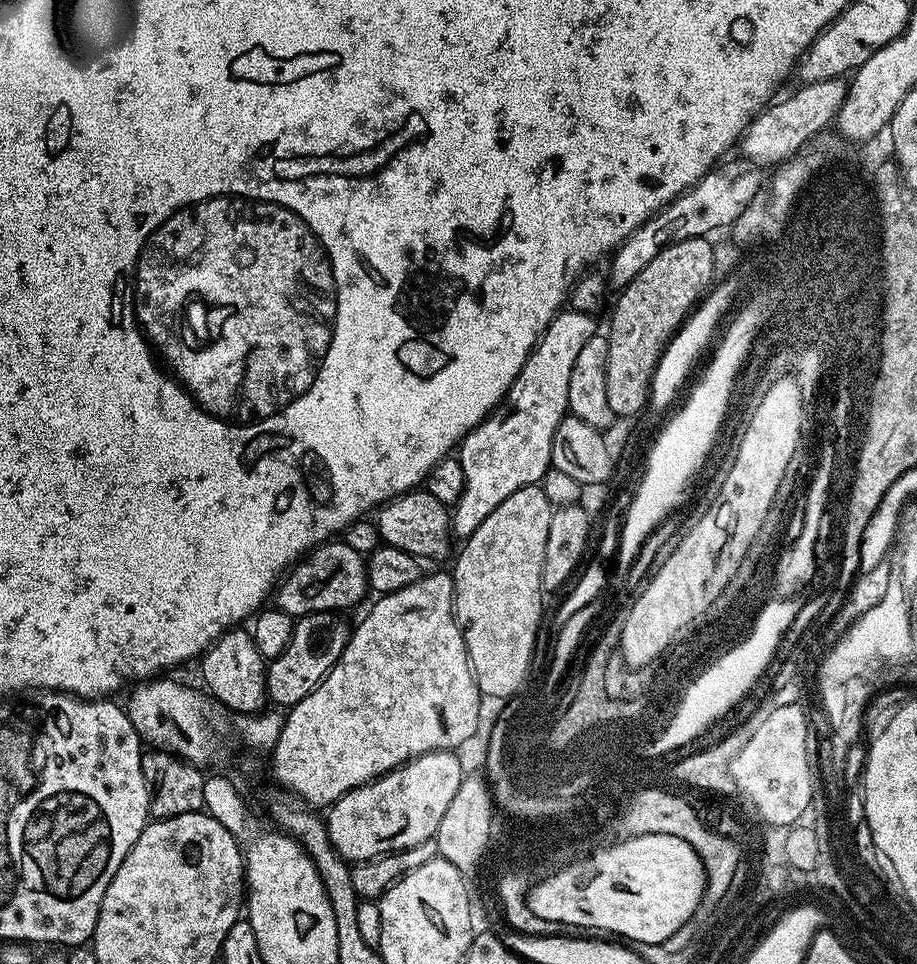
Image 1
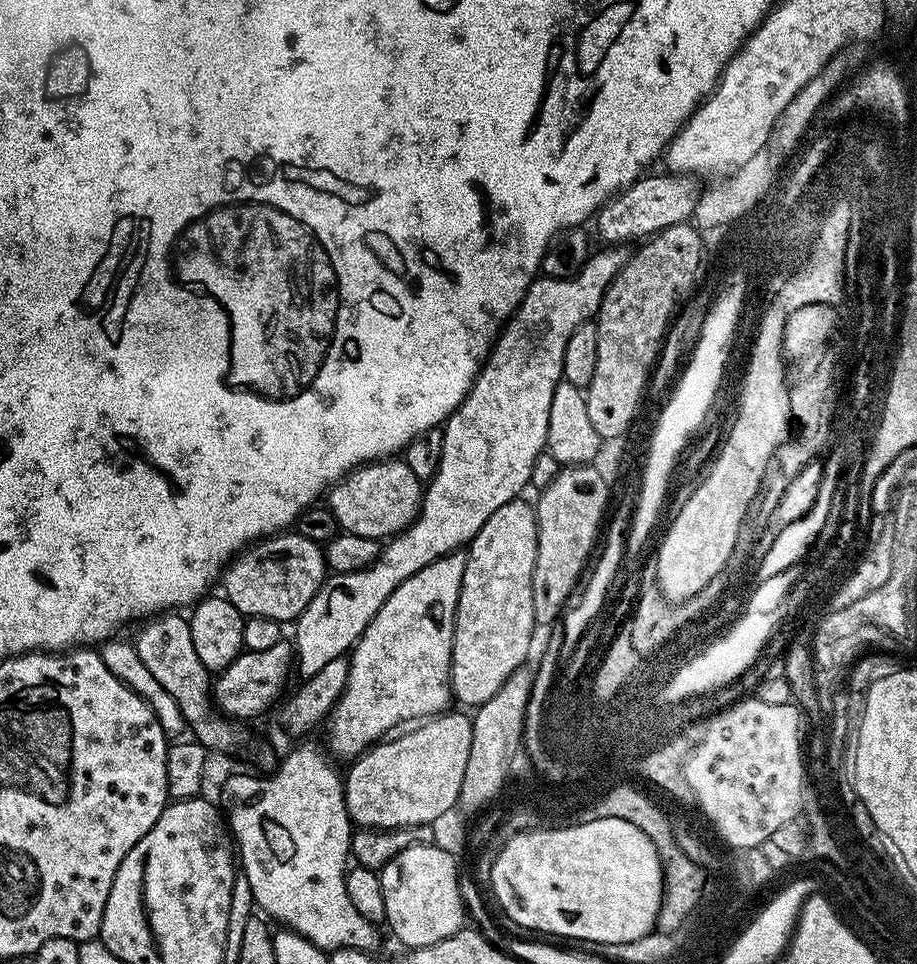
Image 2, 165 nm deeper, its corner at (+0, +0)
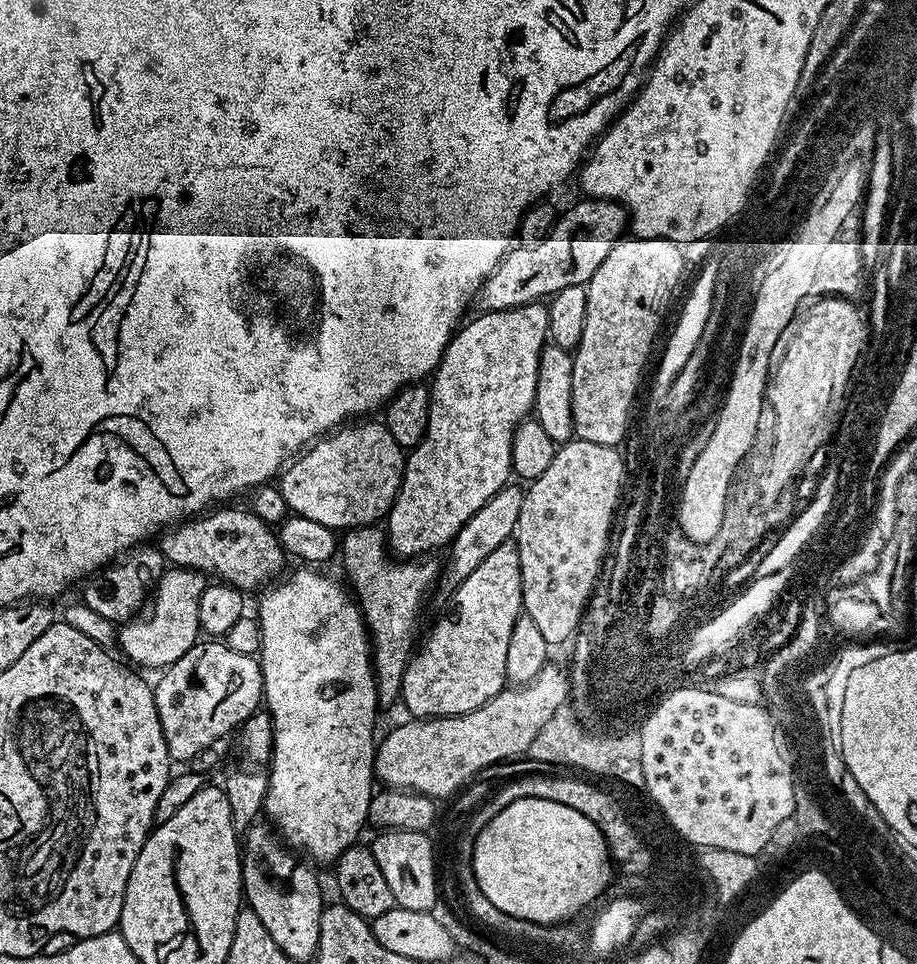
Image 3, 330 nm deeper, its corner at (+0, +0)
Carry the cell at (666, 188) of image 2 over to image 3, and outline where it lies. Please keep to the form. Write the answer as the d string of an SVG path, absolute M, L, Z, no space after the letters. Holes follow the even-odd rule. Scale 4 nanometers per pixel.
M580 198L573 208L561 211L554 226L536 244L513 246L491 272L478 293L478 304L485 312L497 312L534 304L552 297L566 286L587 285L589 278L602 266L606 254L625 235L628 214L615 200Z

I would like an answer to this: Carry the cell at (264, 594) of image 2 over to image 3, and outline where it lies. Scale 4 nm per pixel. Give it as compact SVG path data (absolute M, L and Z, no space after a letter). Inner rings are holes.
M216 506L203 514L171 525L159 537L160 552L169 565L192 569L203 573L205 577L230 584L233 588L263 589L285 571L286 553L280 544L280 537L274 531L273 525L258 518L258 514L254 514L251 508L228 507L232 506Z

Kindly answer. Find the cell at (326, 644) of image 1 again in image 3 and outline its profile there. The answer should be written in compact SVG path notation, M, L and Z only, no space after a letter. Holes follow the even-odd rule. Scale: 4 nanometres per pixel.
M208 638L203 642L195 643L177 661L165 667L159 673L160 681L155 681L154 684L156 709L162 722L168 754L176 762L191 762L202 750L220 742L216 740L222 739L227 732L235 733L245 720L256 715L262 704L264 679L259 659L256 656L238 654L238 650L230 650L227 643L216 638Z

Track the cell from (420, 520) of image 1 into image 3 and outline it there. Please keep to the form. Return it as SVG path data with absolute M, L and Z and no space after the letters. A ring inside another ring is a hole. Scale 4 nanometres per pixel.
M376 418L345 423L319 437L279 473L278 487L282 498L286 498L289 513L322 522L322 526L333 530L372 526L387 517L392 503L396 501L396 495L400 493L406 452L398 446L398 442L394 442L394 434L390 434L383 422L372 419Z

